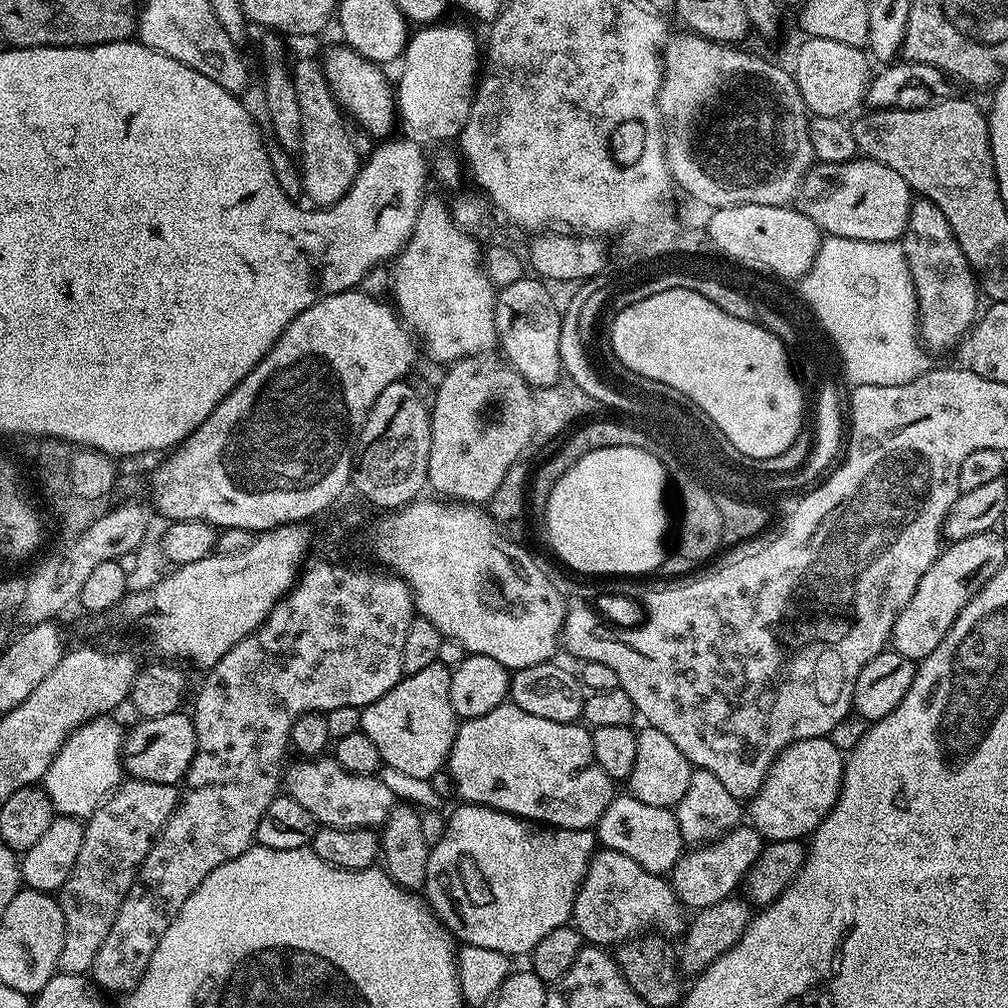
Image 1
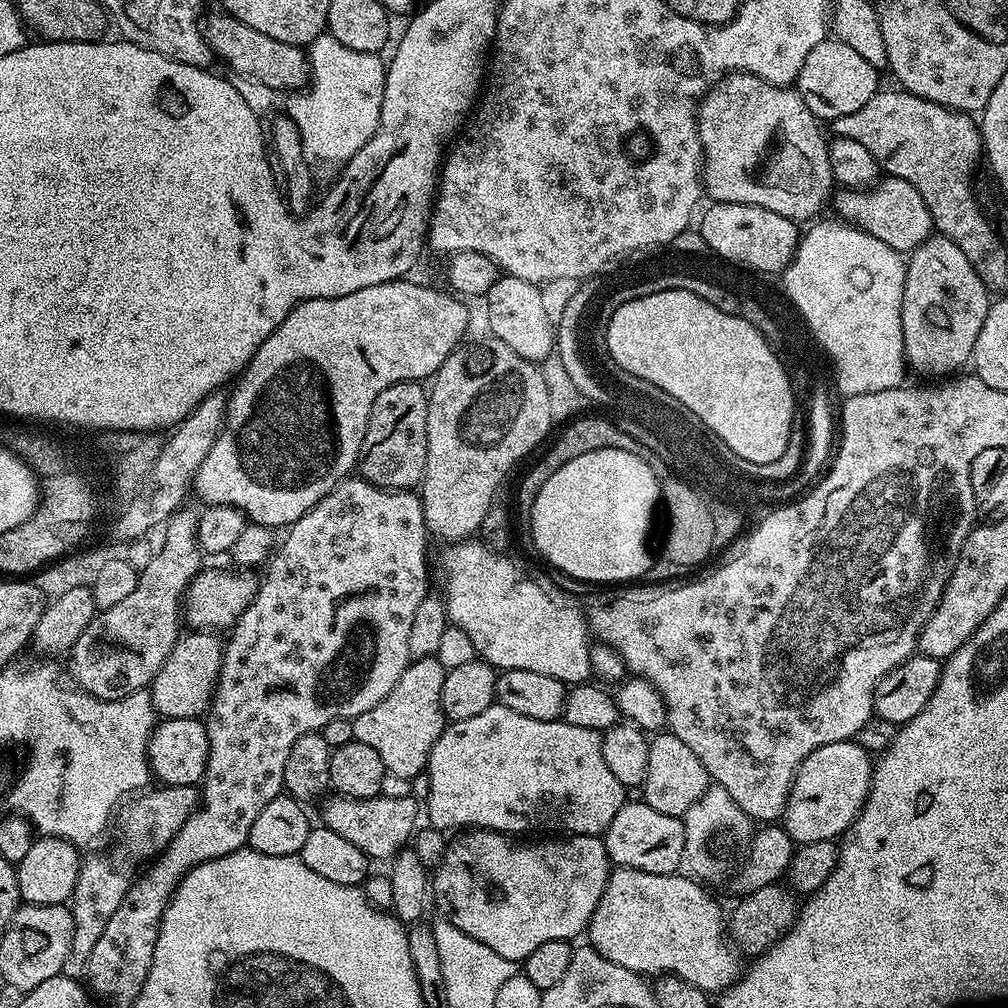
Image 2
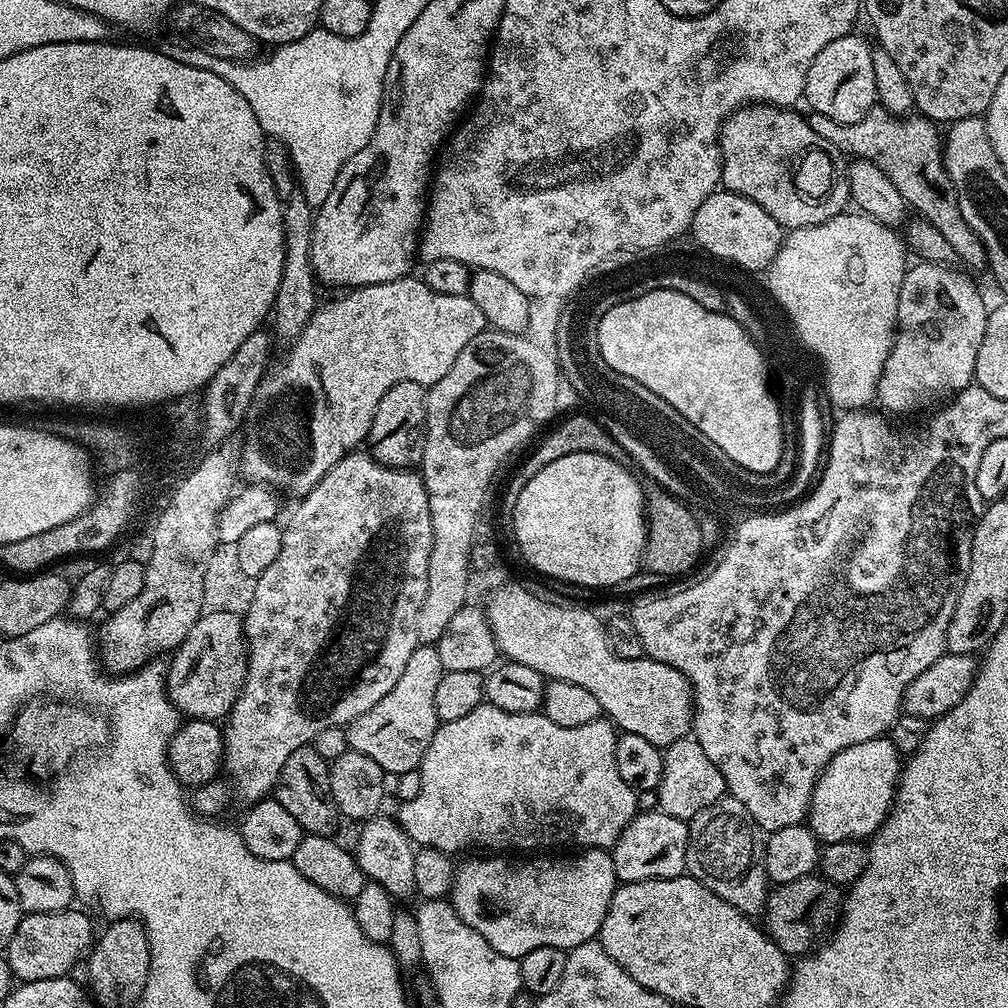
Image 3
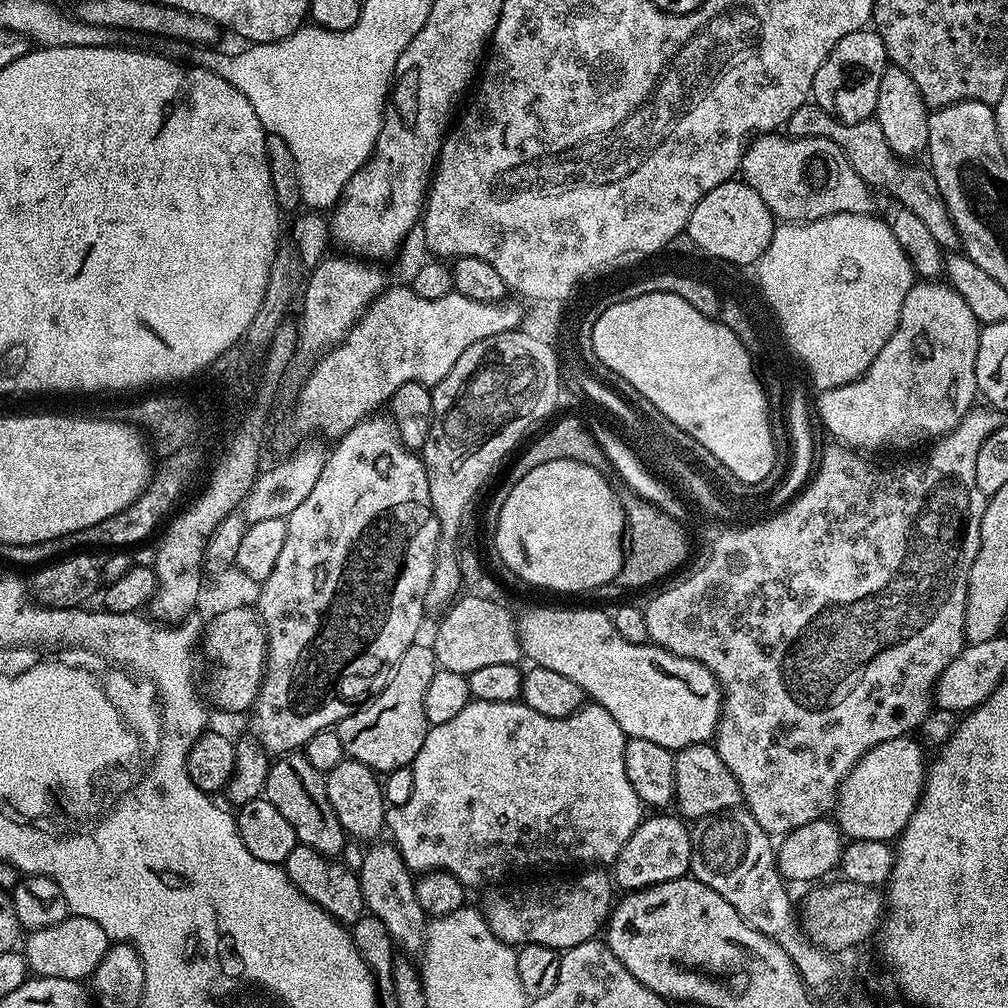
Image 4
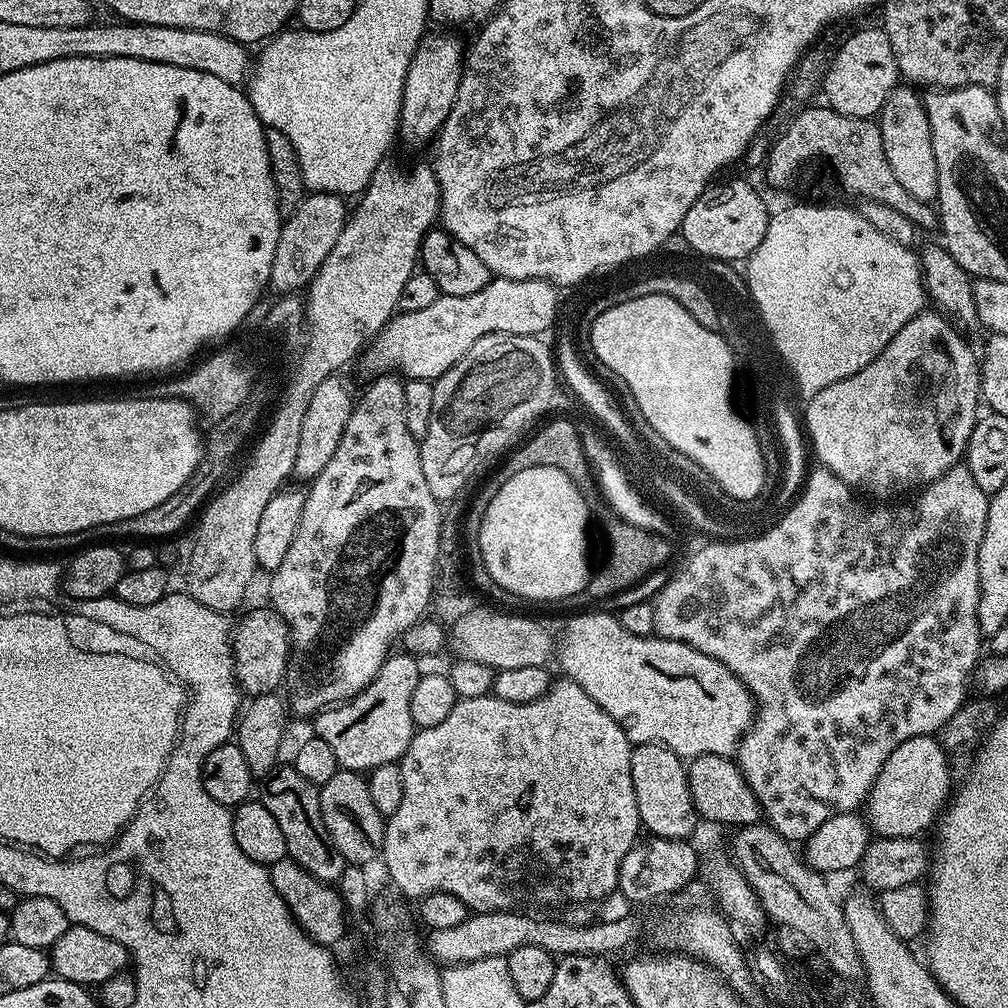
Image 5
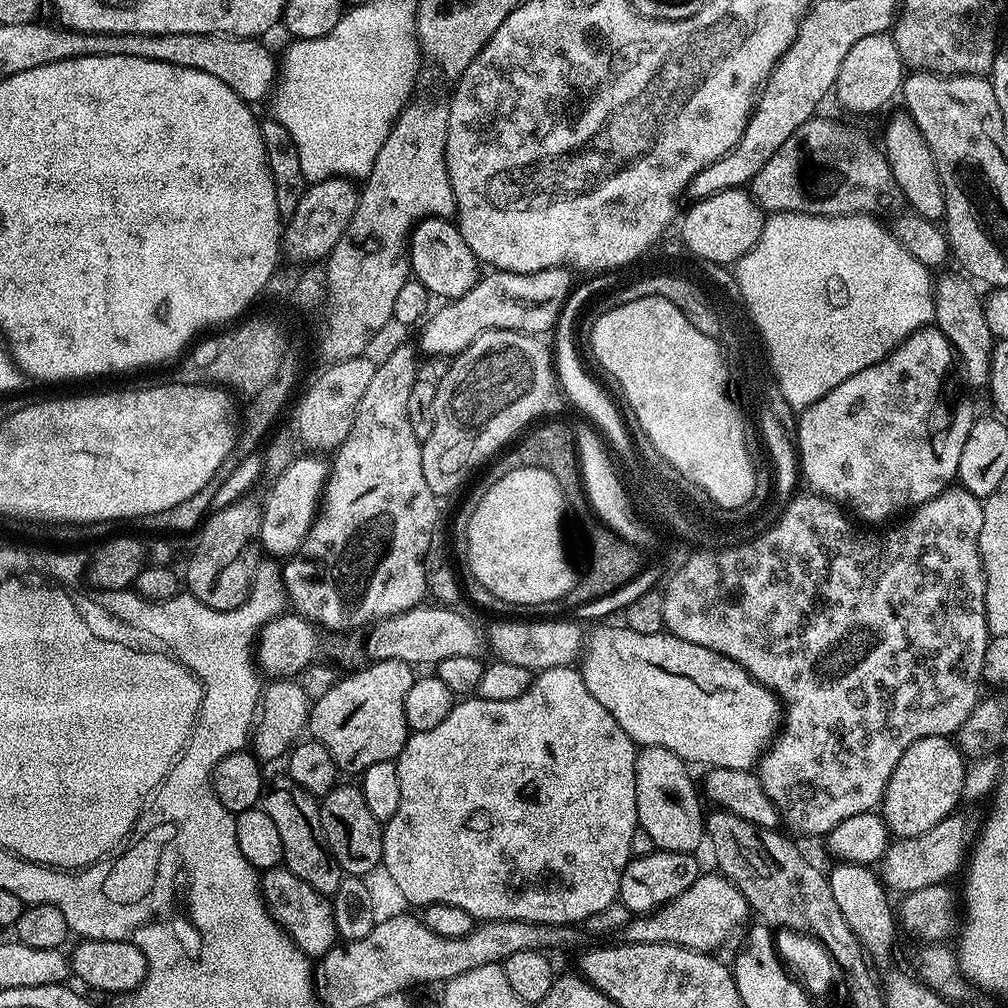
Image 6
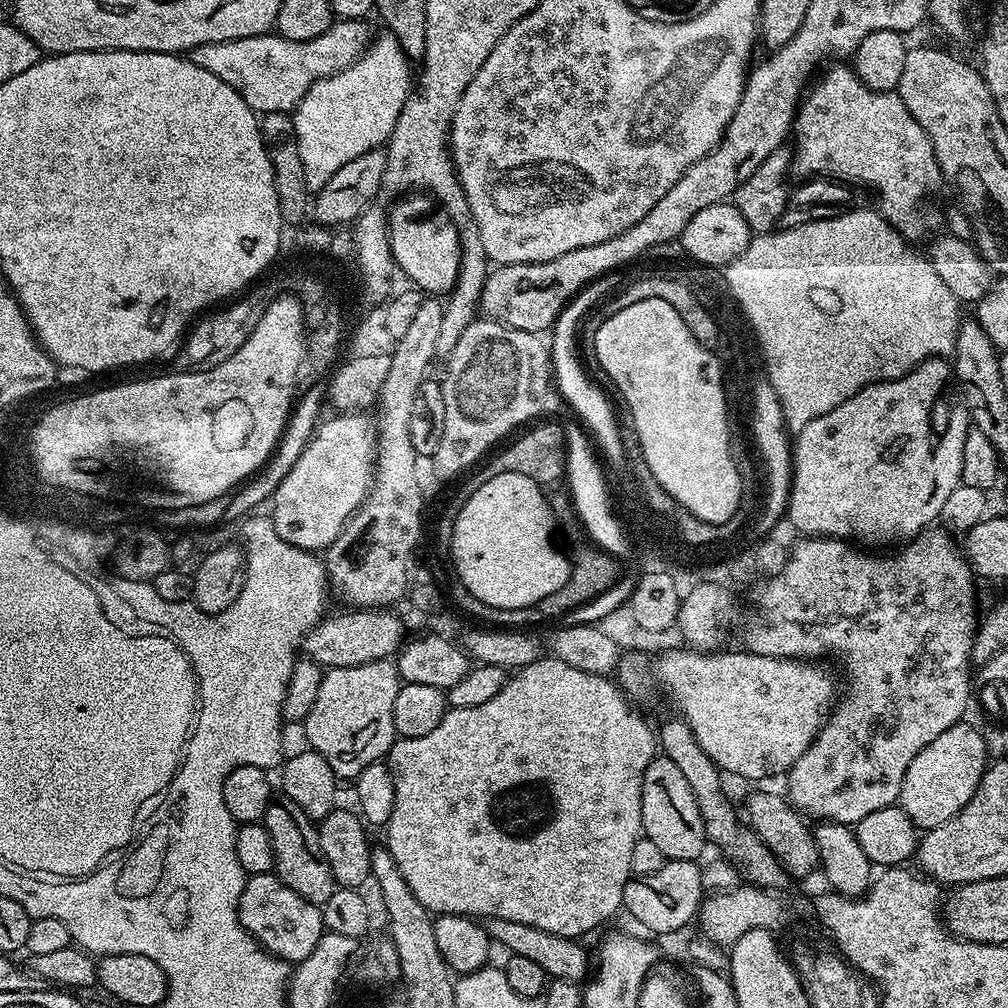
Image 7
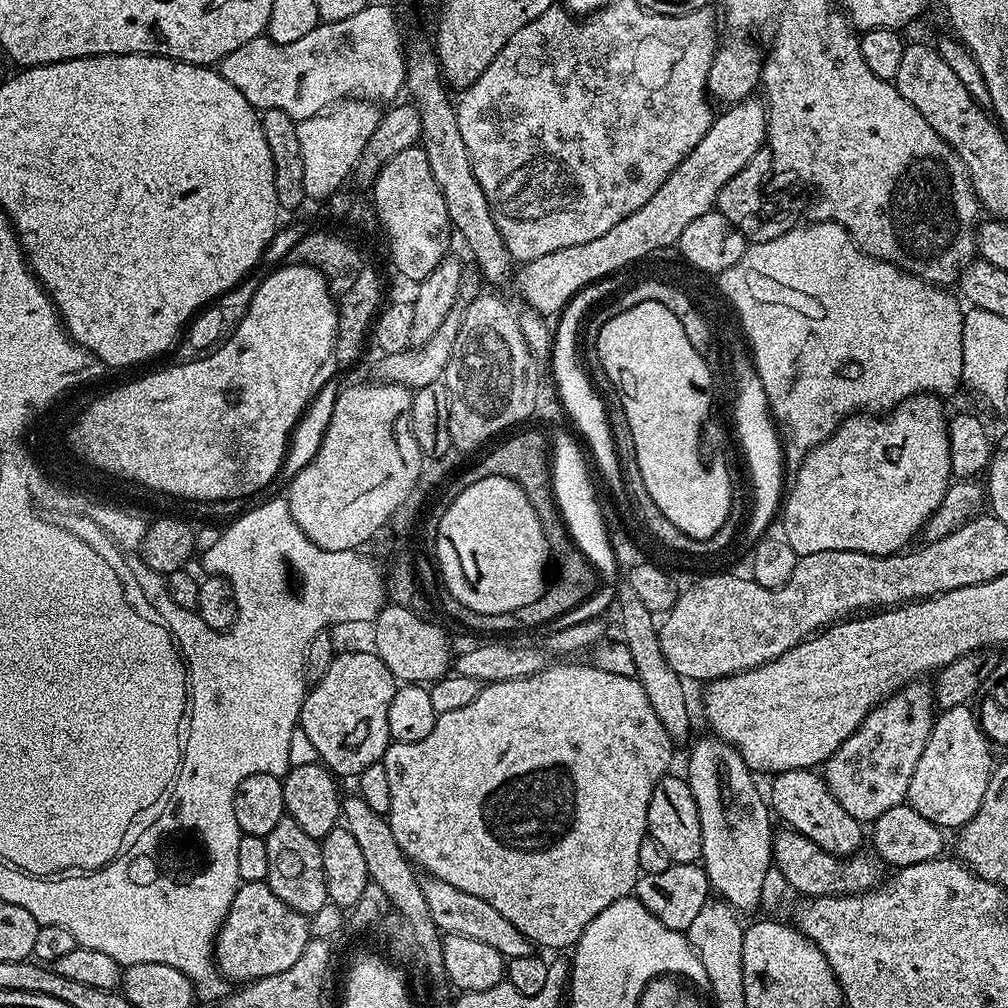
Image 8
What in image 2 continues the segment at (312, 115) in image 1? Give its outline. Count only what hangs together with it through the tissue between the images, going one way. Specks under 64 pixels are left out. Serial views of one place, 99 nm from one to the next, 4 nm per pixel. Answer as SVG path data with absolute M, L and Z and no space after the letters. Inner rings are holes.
M215 10L200 17L200 33L210 46L213 55L225 60L235 75L245 76L247 80L258 82L273 90L292 88L295 84L307 85L310 80L310 56L301 45L278 42L278 38L266 38L254 30L254 26L246 26L246 22L238 22L238 18L229 16L223 10Z

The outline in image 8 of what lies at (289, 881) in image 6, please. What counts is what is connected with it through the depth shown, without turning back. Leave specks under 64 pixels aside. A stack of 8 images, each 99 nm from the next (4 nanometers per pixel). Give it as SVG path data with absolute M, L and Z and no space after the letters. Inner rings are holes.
M259 880L258 882L243 882L240 889L234 894L234 902L230 902L230 910L226 914L226 918L220 927L220 933L216 935L216 951L214 953L214 963L221 976L225 981L240 980L236 982L251 982L261 980L270 974L282 974L282 970L290 970L290 966L294 966L294 962L298 962L298 957L301 956L302 950L306 950L310 939L310 920L309 917L303 916L298 910L294 910L290 906L286 906L286 902L282 902L282 898L278 898L270 890L267 882Z

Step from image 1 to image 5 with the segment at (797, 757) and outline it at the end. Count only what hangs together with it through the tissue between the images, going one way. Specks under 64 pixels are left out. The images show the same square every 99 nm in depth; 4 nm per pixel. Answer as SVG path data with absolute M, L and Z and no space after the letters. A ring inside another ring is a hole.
M935 735L919 736L902 742L886 758L872 791L866 801L868 827L877 837L919 837L928 827L937 823L949 799L952 772L948 769L949 753L945 752Z

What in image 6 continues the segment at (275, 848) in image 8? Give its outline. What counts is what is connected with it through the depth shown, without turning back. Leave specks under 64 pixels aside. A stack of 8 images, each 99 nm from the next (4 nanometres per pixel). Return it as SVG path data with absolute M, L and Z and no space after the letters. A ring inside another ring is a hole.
M281 778L267 785L262 793L262 807L270 814L274 827L282 838L284 851L283 867L289 868L306 886L314 886L318 894L331 897L338 890L342 873L332 851L324 841L319 803L308 792L302 790L293 780Z

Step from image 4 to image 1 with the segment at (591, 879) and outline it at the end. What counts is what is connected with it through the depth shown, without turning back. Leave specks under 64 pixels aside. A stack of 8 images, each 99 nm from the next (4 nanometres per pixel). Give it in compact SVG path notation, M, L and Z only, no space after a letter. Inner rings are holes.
M464 802L459 806L447 817L442 838L431 845L423 895L435 919L461 945L498 950L509 958L527 957L550 930L558 930L571 921L574 898L584 881L592 853L598 848L596 833L586 828L549 830L481 804Z

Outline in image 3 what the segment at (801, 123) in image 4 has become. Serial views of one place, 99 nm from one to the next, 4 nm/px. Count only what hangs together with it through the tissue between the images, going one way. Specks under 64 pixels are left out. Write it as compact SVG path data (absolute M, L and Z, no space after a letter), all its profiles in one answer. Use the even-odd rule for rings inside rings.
M879 106L871 108L858 122L849 124L834 122L817 112L812 112L807 121L810 126L814 126L817 134L822 134L822 138L829 140L841 153L855 159L868 159L884 171L898 188L907 207L930 222L930 226L934 226L934 230L938 230L938 234L942 234L942 238L950 242L950 250L954 250L956 260L965 269L983 269L987 265L988 255L978 234L970 230L966 218L962 218L962 210L958 210L956 192L944 165L942 132L941 129L936 129L939 127L933 121L919 114L907 118L893 116Z

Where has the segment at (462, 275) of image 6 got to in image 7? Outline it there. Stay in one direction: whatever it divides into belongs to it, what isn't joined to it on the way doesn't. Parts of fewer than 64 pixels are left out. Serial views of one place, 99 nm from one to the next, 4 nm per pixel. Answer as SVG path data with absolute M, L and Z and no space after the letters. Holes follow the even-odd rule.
M408 194L387 213L388 237L395 267L409 276L424 294L447 294L456 285L460 269L460 235L456 222L428 194ZM416 195L416 196L412 196ZM405 199L405 200L404 200ZM437 208L437 209L436 209Z

